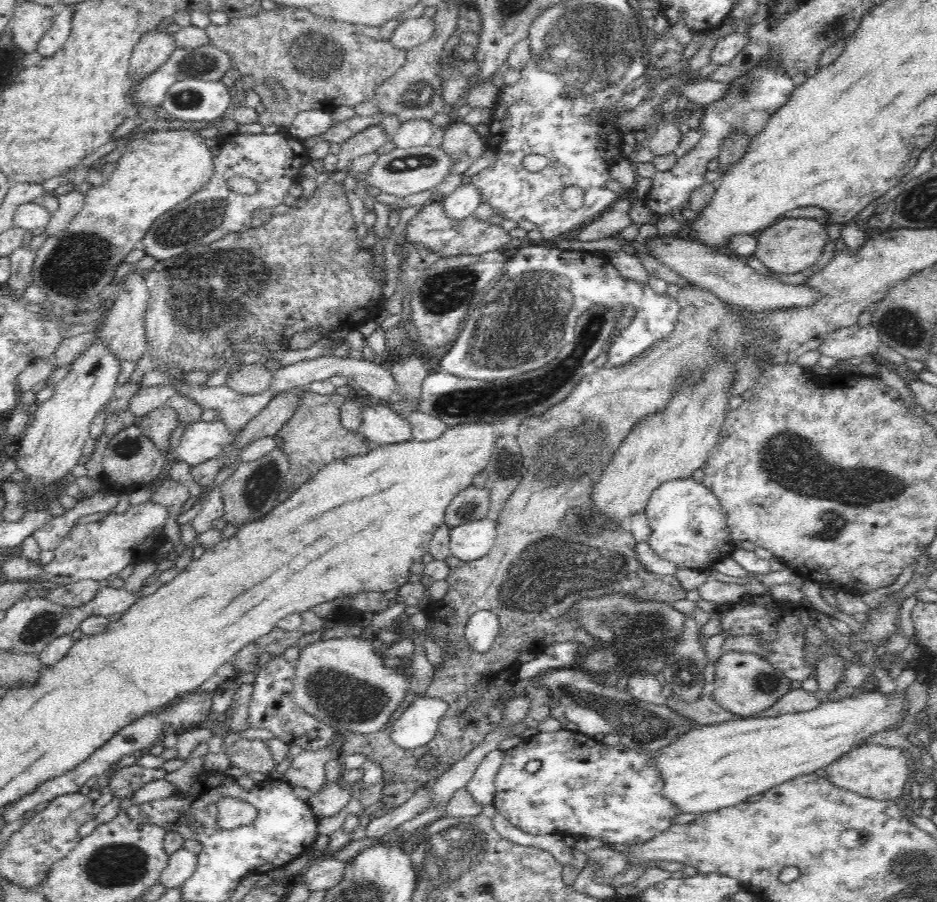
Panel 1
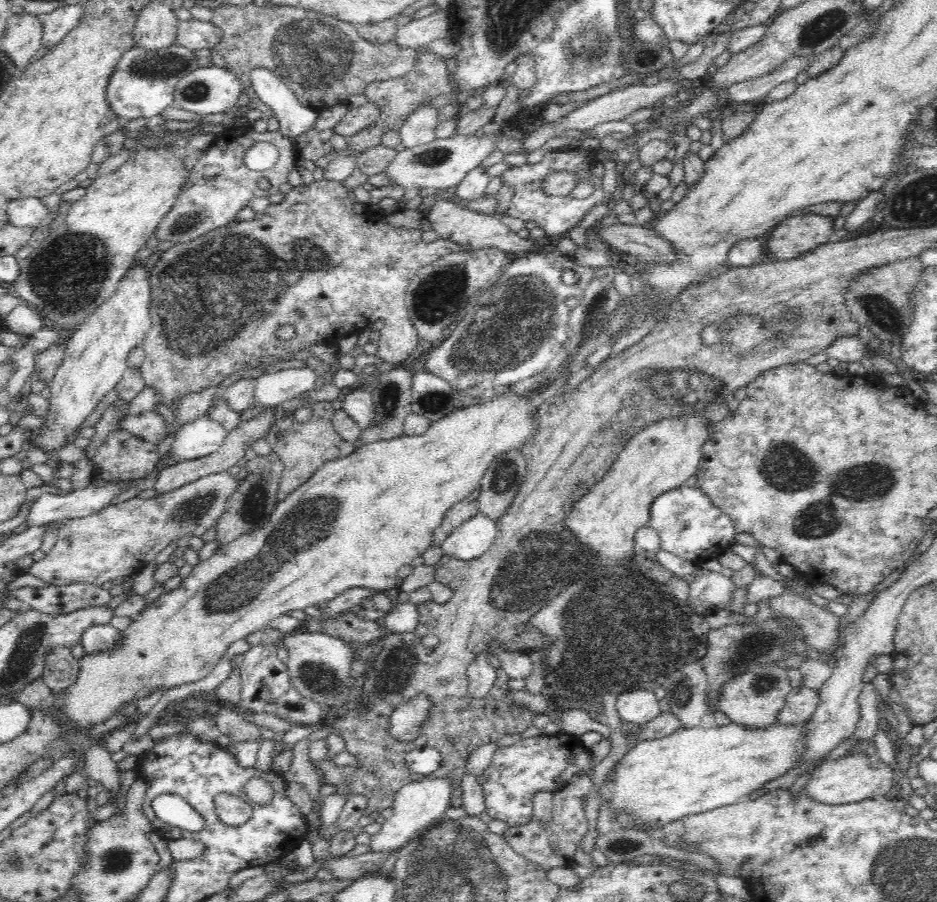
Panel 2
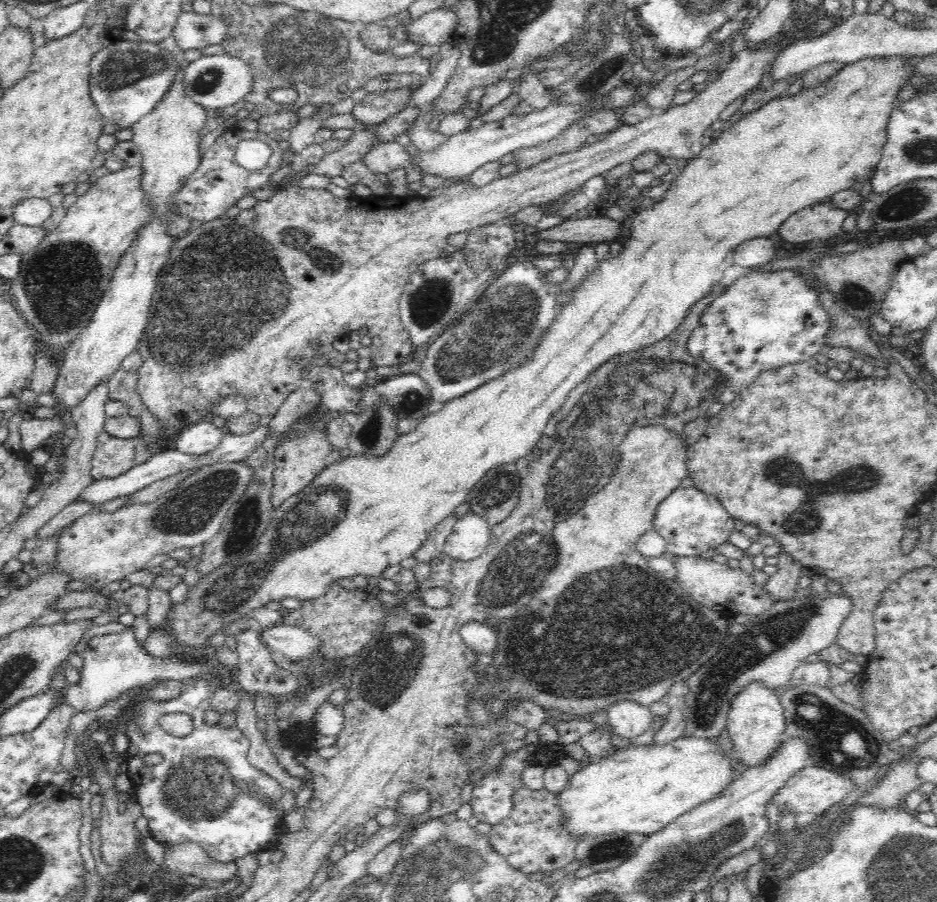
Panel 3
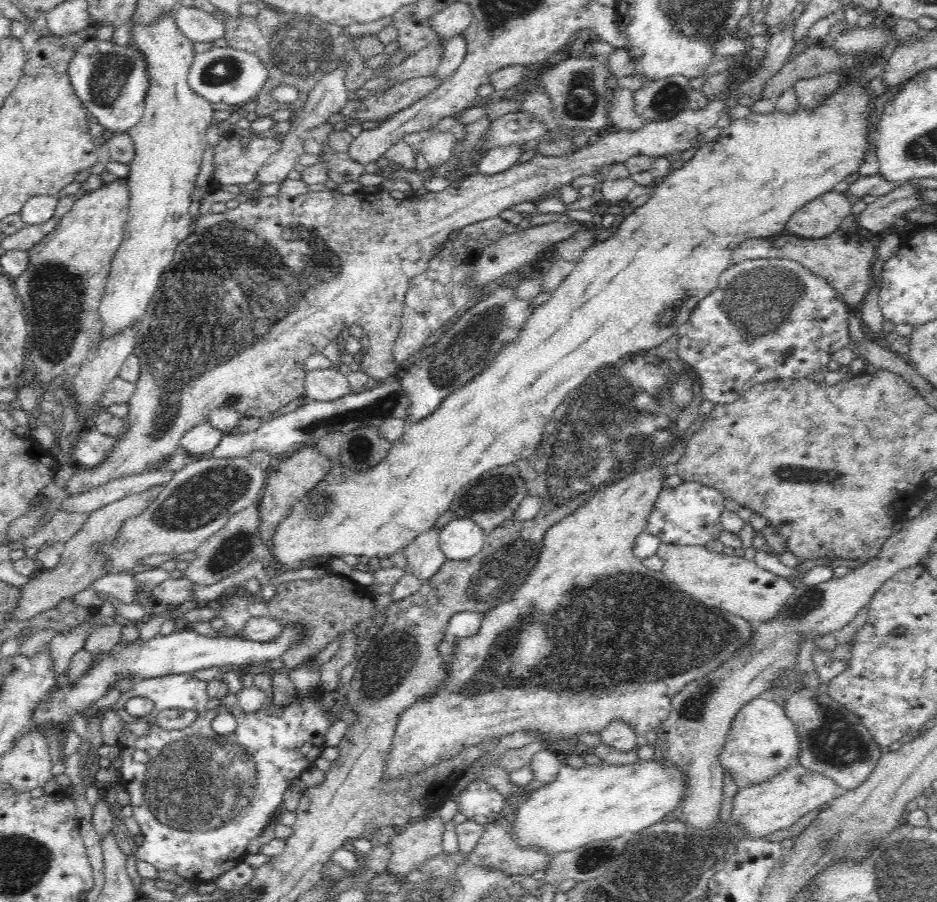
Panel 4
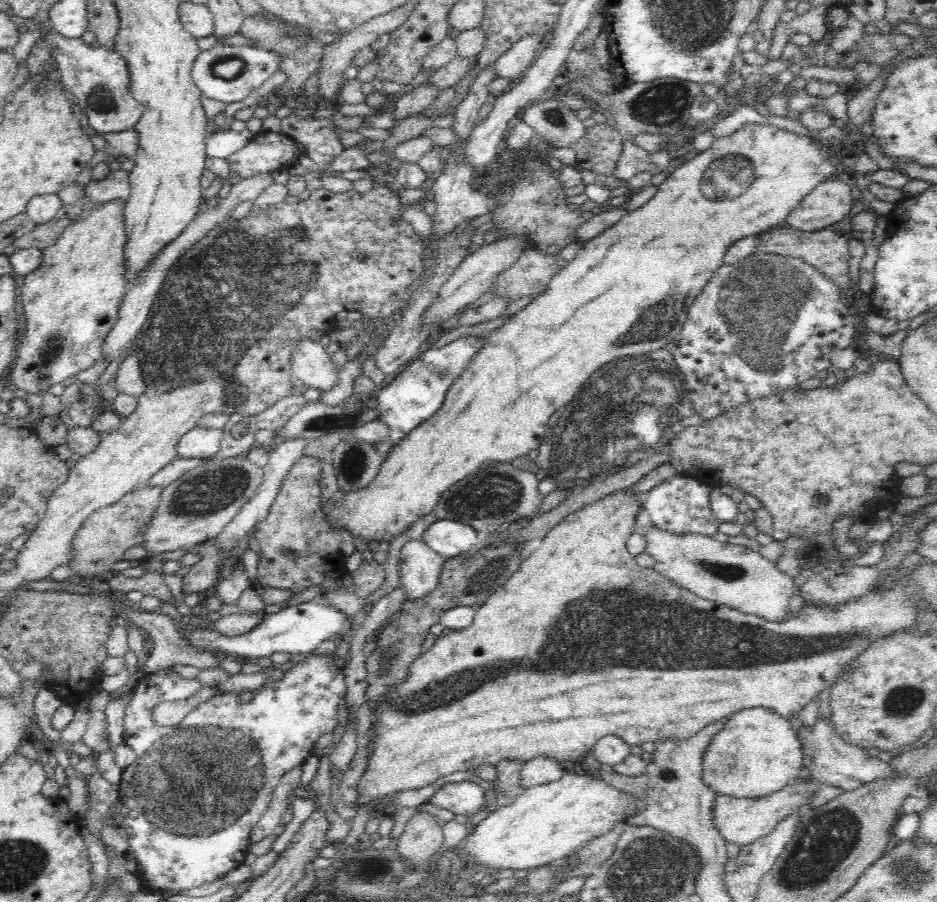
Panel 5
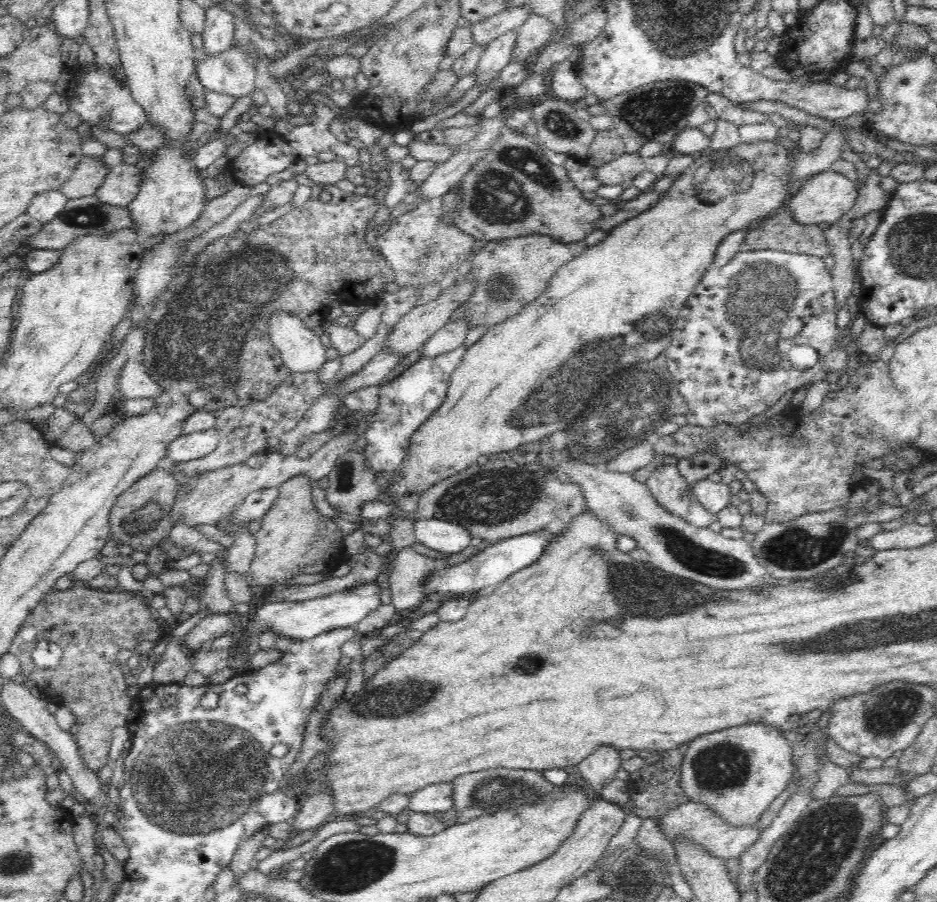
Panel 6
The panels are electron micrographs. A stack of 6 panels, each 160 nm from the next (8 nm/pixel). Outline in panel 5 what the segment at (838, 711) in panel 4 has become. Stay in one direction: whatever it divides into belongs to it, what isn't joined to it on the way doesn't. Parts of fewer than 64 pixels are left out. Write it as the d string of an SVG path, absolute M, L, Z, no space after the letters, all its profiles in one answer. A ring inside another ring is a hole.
M818 717L818 721L813 727L804 726L797 732L803 744L804 758L803 766L807 772L820 784L834 786L843 791L852 791L875 782L876 779L892 777L892 763L890 761L870 757L866 755L866 748L860 748L853 744L844 742L836 734L834 725L830 721L823 721Z

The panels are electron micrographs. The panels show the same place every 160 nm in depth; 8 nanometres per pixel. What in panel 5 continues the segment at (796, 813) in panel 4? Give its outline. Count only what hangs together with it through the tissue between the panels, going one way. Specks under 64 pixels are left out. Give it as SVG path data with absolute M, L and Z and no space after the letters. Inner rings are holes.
M798 776L783 790L780 790L780 793L776 792L763 798L746 799L725 795L720 795L716 798L716 802L714 802L714 825L724 837L724 841L739 845L741 848L745 845L753 844L756 840L768 836L767 834L776 830L776 826L784 818L788 818L788 814L798 812L800 807L807 804L809 798L815 796L822 785L810 778L808 778L806 783L802 783L802 777Z

